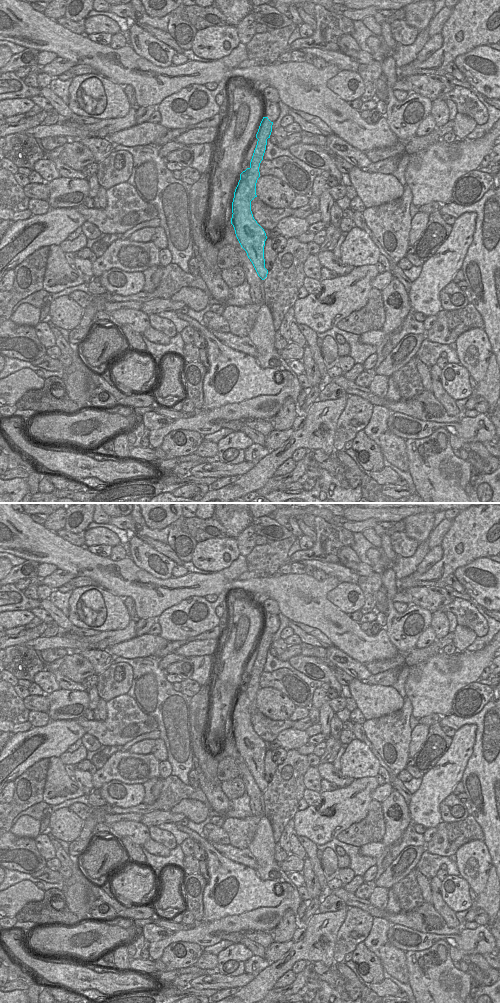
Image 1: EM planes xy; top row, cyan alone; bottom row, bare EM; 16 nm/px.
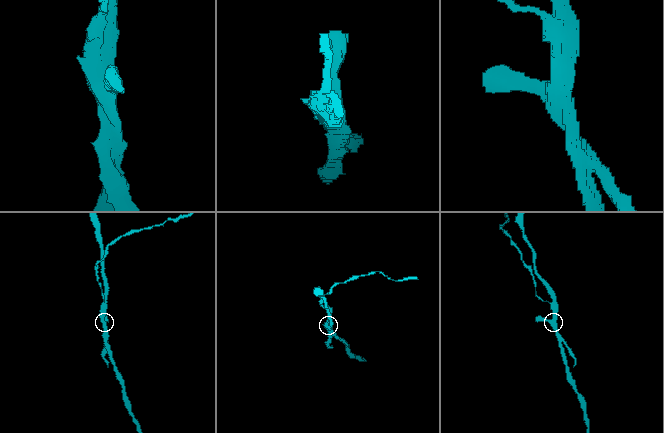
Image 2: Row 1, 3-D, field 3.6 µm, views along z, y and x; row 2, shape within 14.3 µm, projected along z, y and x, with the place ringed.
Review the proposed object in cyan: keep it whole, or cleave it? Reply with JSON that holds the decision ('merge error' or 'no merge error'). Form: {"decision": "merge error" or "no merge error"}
{"decision": "merge error"}

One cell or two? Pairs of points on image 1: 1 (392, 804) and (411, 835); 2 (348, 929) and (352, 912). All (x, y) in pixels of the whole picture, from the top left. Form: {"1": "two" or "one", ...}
{"1": "two", "2": "one"}

